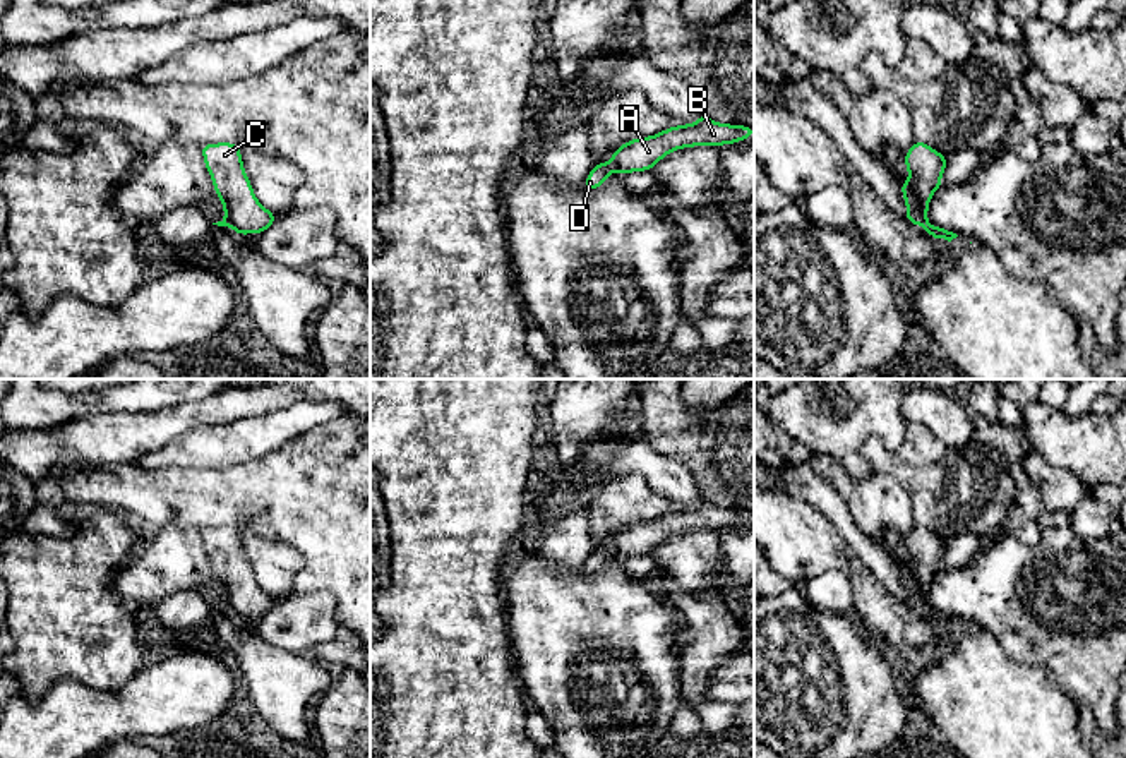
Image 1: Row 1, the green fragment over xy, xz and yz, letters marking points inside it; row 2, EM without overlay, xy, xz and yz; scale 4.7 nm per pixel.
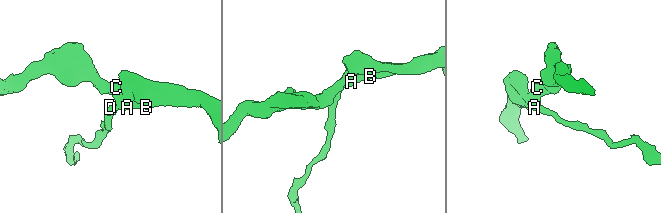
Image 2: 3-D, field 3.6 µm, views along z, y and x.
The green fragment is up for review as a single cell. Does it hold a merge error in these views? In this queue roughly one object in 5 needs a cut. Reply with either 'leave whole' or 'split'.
split

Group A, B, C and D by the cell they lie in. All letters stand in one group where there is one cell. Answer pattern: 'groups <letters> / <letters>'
groups A B C / D

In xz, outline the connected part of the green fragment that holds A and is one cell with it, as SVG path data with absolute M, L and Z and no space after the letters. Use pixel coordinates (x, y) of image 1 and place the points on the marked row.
M699 115L696 123L670 127L650 137L631 139L614 151L610 163L619 175L651 170L668 153L694 146L723 146L754 135L746 125L718 123Z

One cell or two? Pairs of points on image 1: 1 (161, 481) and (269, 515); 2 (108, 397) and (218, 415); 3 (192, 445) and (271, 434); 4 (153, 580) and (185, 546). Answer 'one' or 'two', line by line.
1: one
2: two
3: one
4: one

